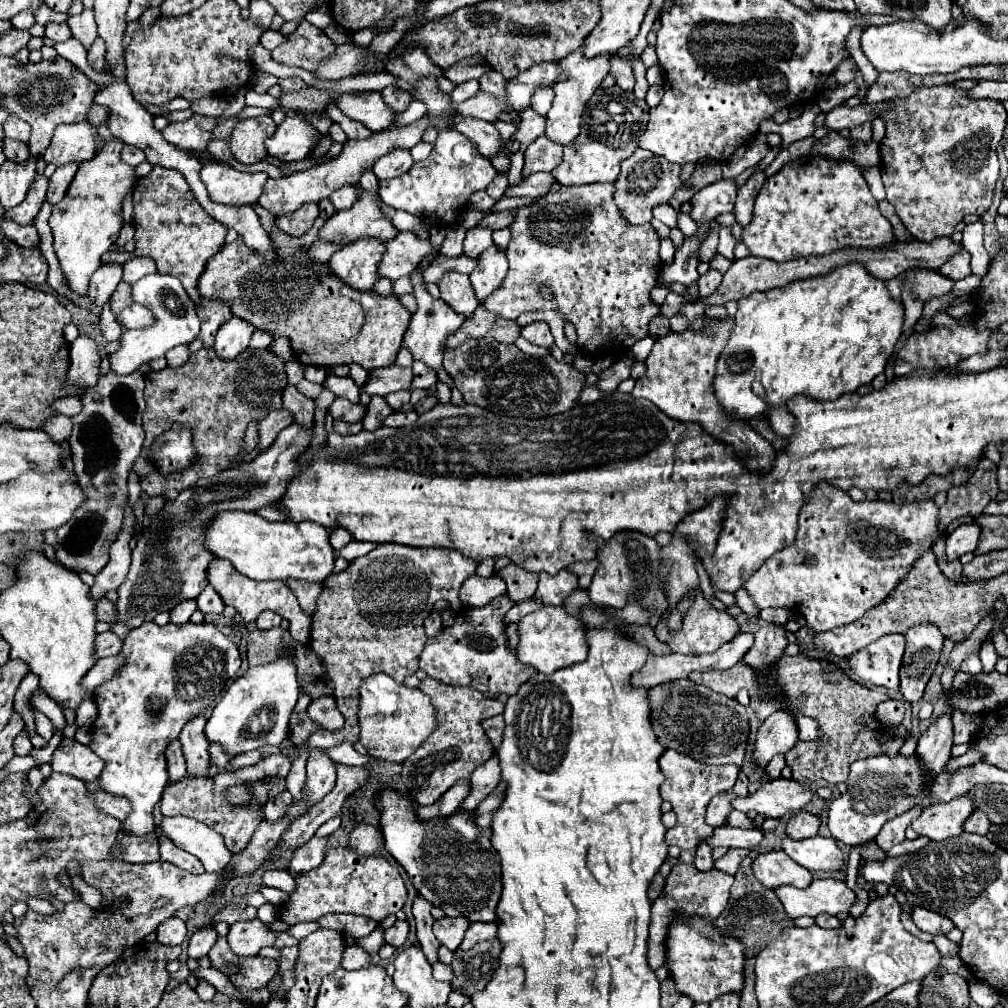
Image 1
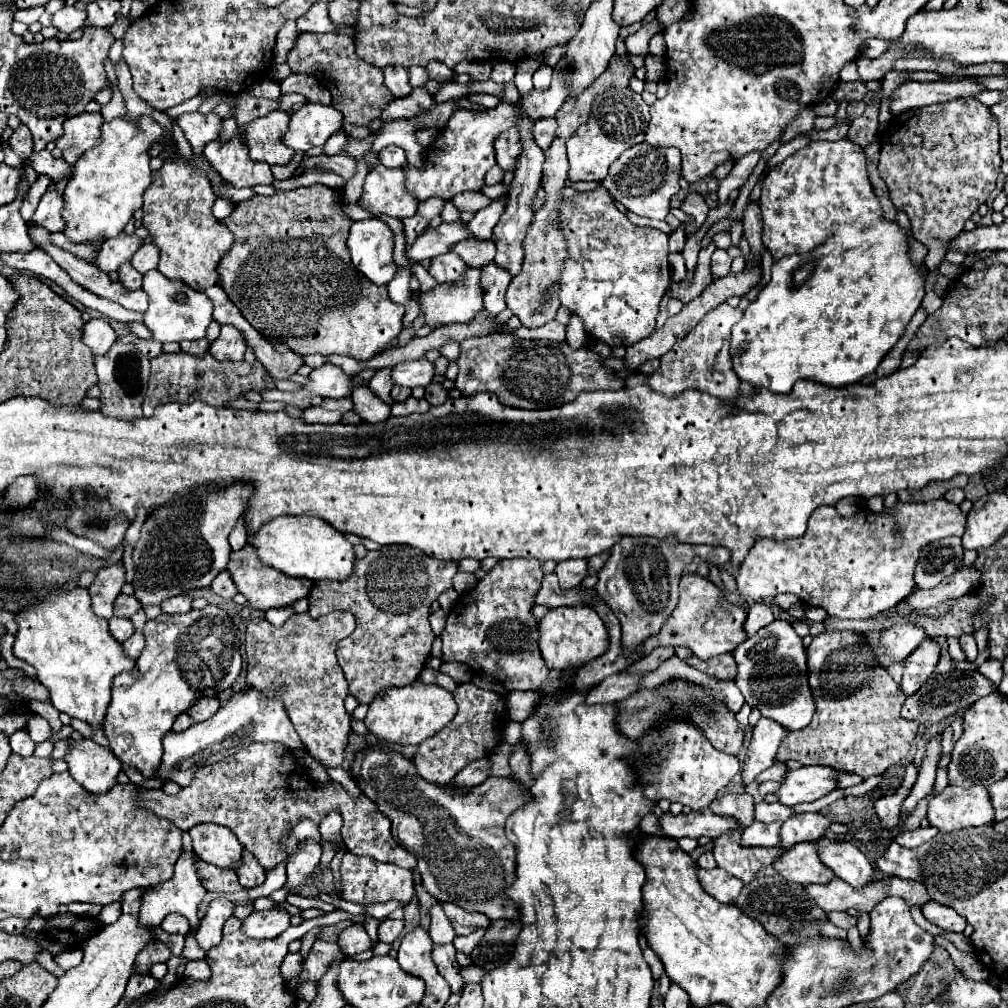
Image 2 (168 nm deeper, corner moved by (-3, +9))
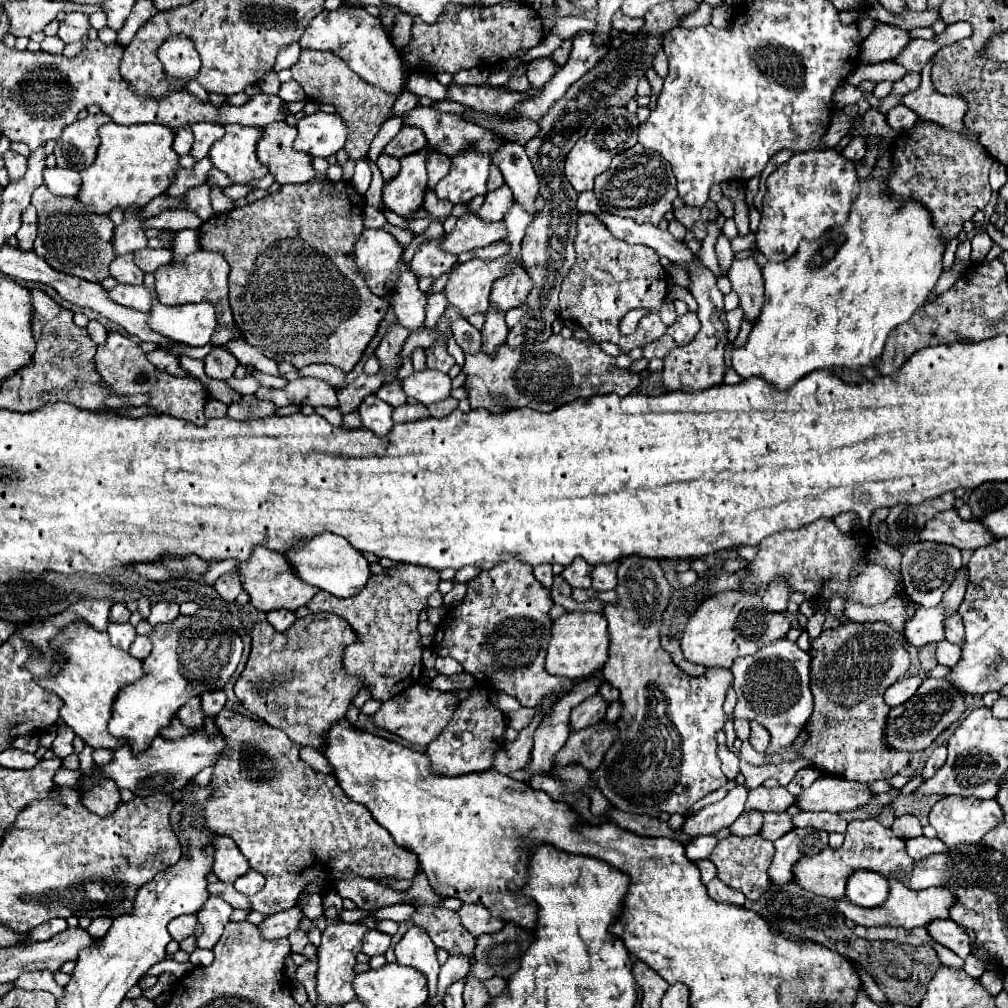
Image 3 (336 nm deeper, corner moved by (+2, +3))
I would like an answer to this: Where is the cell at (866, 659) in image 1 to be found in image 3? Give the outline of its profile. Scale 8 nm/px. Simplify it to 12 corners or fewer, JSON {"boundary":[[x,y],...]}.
{"boundary":[[943,604],[919,606],[905,624],[915,648],[945,638]]}

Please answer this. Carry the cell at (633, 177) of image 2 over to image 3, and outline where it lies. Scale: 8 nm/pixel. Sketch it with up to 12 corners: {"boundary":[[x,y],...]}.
{"boundary":[[641,144],[595,180],[603,212],[657,226],[677,180]]}

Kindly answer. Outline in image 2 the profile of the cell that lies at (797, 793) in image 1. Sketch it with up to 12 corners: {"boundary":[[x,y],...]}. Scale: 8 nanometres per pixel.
{"boundary":[[824,766],[790,770],[774,792],[780,804],[814,802],[836,788]]}

